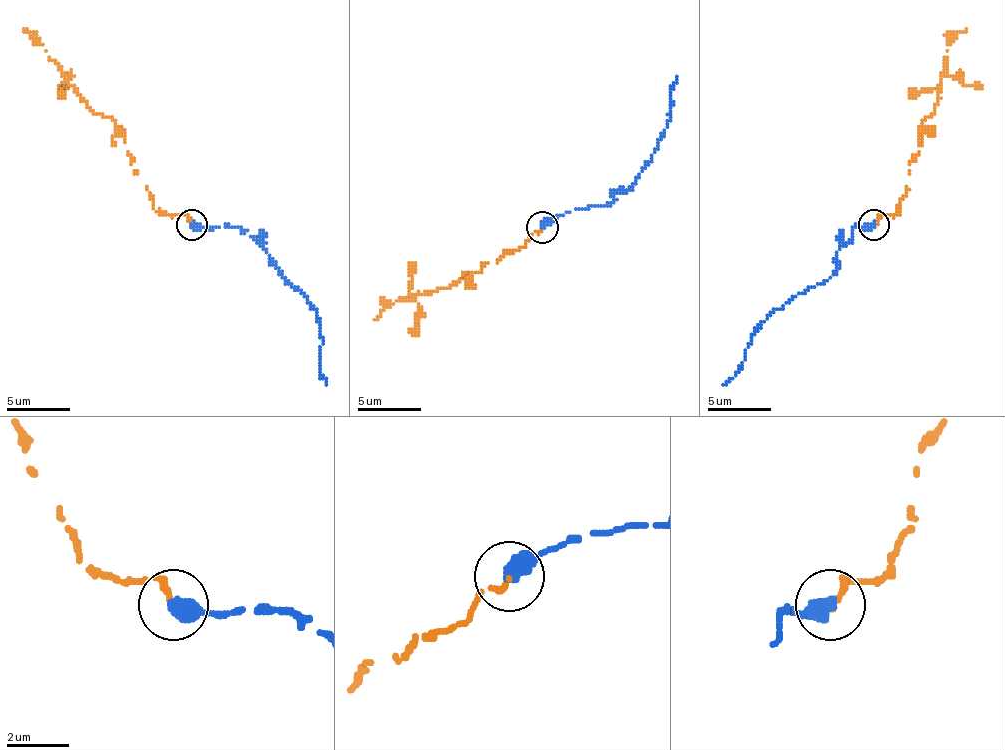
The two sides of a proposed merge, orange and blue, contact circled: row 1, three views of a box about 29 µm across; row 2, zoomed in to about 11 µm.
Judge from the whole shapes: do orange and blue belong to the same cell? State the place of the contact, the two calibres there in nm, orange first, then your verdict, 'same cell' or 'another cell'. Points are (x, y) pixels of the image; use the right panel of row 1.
place (873, 225); calibres 160 and 500 nm; same cell

